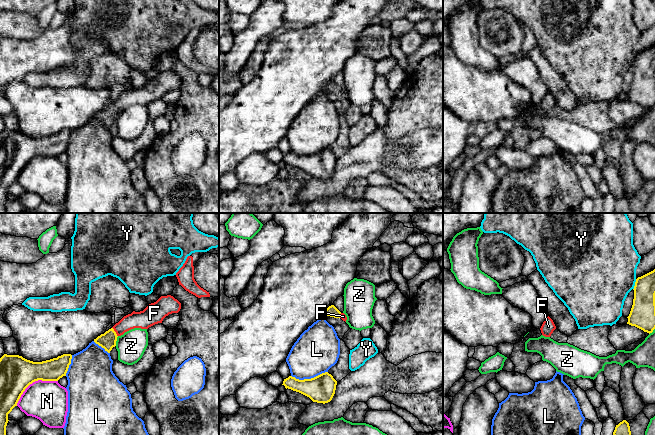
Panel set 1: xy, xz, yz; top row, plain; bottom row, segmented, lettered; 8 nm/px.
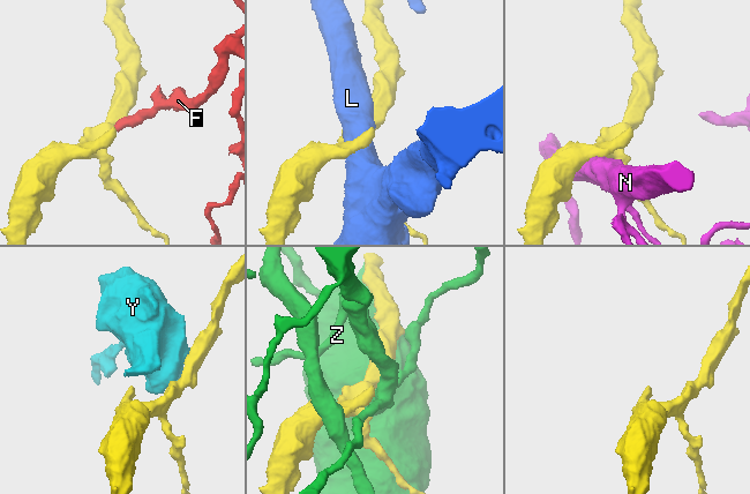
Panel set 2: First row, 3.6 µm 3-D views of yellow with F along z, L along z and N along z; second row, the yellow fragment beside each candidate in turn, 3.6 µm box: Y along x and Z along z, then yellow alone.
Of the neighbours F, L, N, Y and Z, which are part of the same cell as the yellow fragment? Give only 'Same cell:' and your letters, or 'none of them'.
Same cell: F

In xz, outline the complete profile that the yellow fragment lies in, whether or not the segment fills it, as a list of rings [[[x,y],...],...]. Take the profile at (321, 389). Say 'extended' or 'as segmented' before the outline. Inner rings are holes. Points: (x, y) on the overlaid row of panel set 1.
as segmented | [[[328,372],[322,373],[311,379],[299,380],[289,376],[284,379],[285,388],[299,392],[309,397],[313,402],[328,403],[332,400],[337,381]]]

